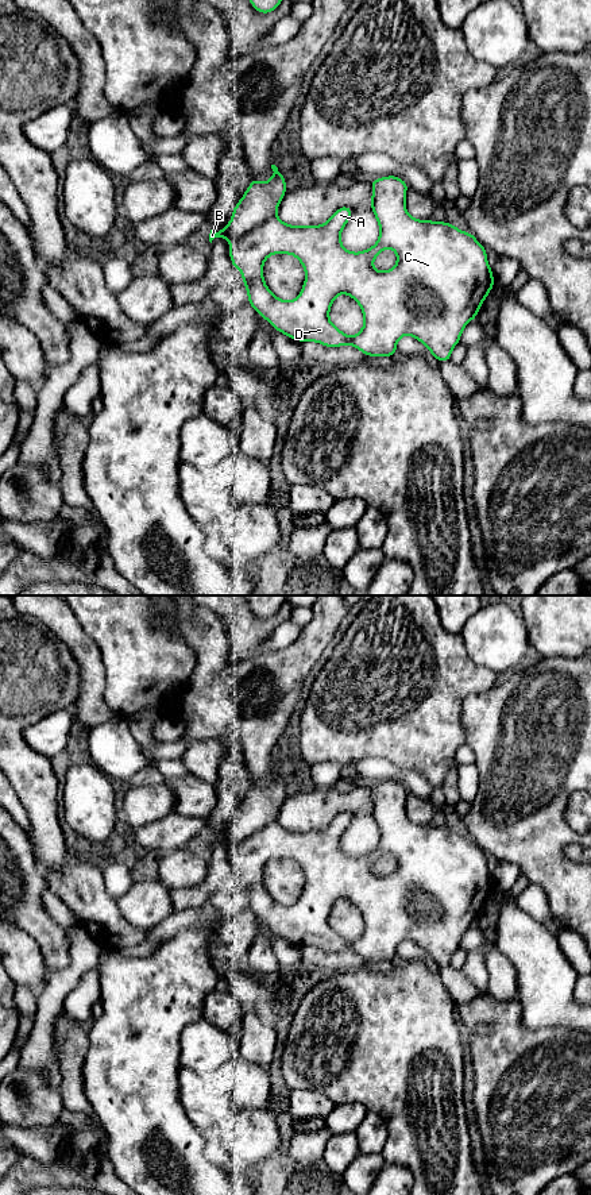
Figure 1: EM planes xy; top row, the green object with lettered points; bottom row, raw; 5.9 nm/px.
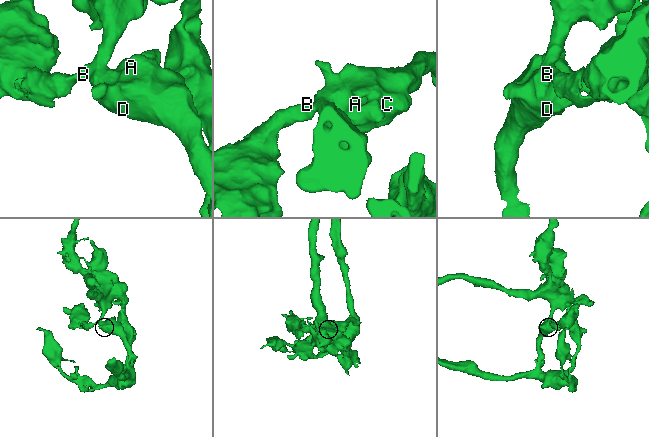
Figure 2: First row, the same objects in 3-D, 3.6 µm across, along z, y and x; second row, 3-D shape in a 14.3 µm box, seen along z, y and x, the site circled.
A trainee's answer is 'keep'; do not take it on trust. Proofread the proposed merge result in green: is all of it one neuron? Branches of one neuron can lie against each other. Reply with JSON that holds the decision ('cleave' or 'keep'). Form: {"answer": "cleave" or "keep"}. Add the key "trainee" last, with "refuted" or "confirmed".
{"answer": "cleave", "trainee": "refuted"}

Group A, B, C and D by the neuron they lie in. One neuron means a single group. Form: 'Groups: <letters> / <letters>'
Groups: A C D / B

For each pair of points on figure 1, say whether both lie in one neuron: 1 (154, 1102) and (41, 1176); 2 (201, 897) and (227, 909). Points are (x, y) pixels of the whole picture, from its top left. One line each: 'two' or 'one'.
1: two
2: two

